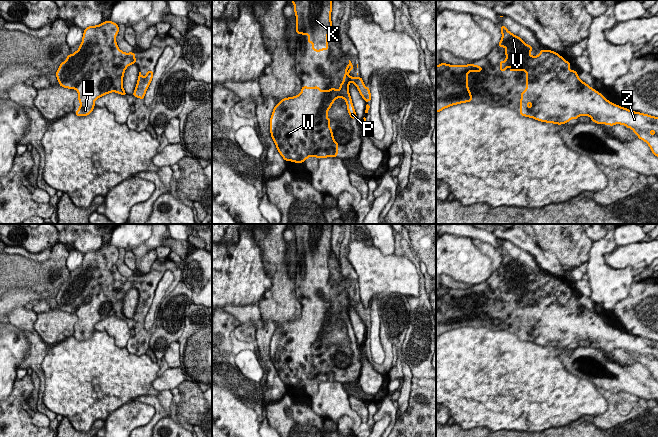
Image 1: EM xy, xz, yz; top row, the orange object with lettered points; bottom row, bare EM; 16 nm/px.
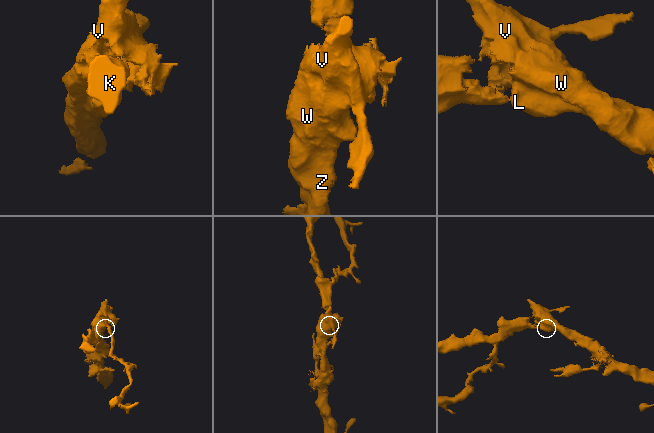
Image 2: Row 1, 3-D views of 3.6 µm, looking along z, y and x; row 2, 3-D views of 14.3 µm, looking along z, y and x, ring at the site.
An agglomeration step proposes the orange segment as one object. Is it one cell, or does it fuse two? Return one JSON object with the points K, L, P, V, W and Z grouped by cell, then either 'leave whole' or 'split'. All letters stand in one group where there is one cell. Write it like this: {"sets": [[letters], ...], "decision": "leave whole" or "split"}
{"sets": [["K", "L", "P", "V", "W", "Z"]], "decision": "leave whole"}

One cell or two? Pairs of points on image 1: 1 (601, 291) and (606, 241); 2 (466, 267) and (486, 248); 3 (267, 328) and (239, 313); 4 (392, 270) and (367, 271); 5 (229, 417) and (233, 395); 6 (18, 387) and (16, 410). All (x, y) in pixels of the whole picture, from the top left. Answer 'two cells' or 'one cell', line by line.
1: one cell
2: two cells
3: one cell
4: one cell
5: two cells
6: one cell

